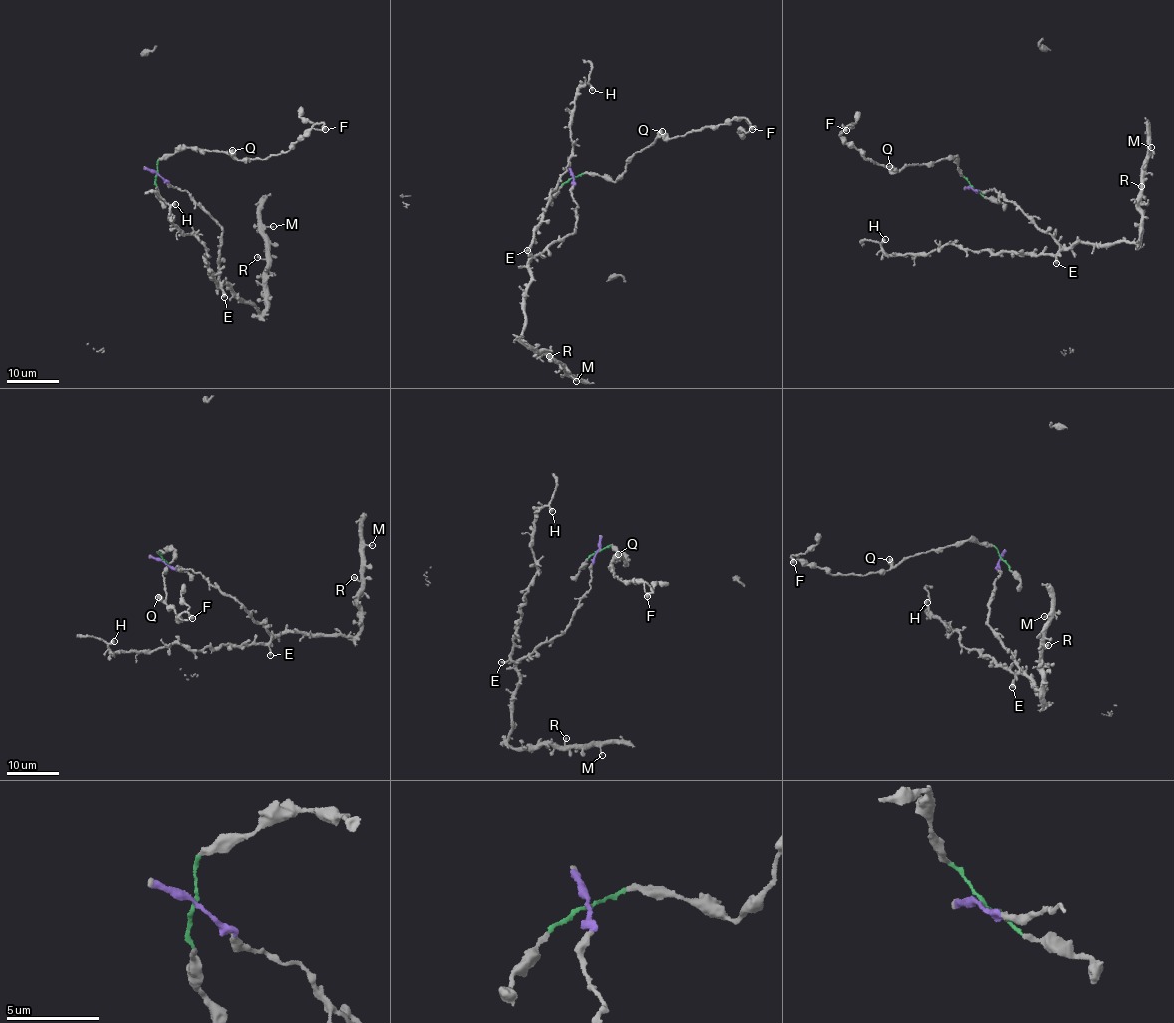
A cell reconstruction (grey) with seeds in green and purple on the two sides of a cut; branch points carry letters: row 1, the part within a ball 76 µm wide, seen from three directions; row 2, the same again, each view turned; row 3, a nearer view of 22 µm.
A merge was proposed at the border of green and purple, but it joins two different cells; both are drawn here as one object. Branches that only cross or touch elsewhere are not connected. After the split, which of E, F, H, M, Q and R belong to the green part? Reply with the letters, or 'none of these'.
F, Q

